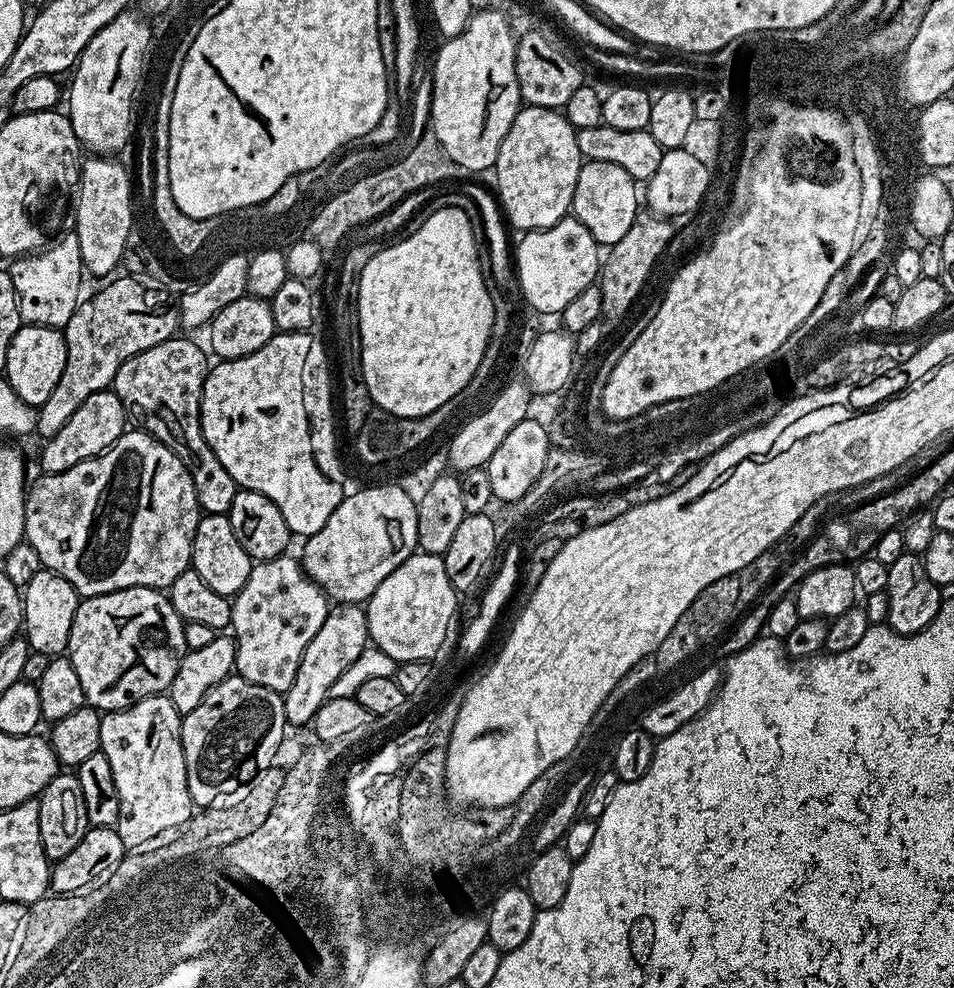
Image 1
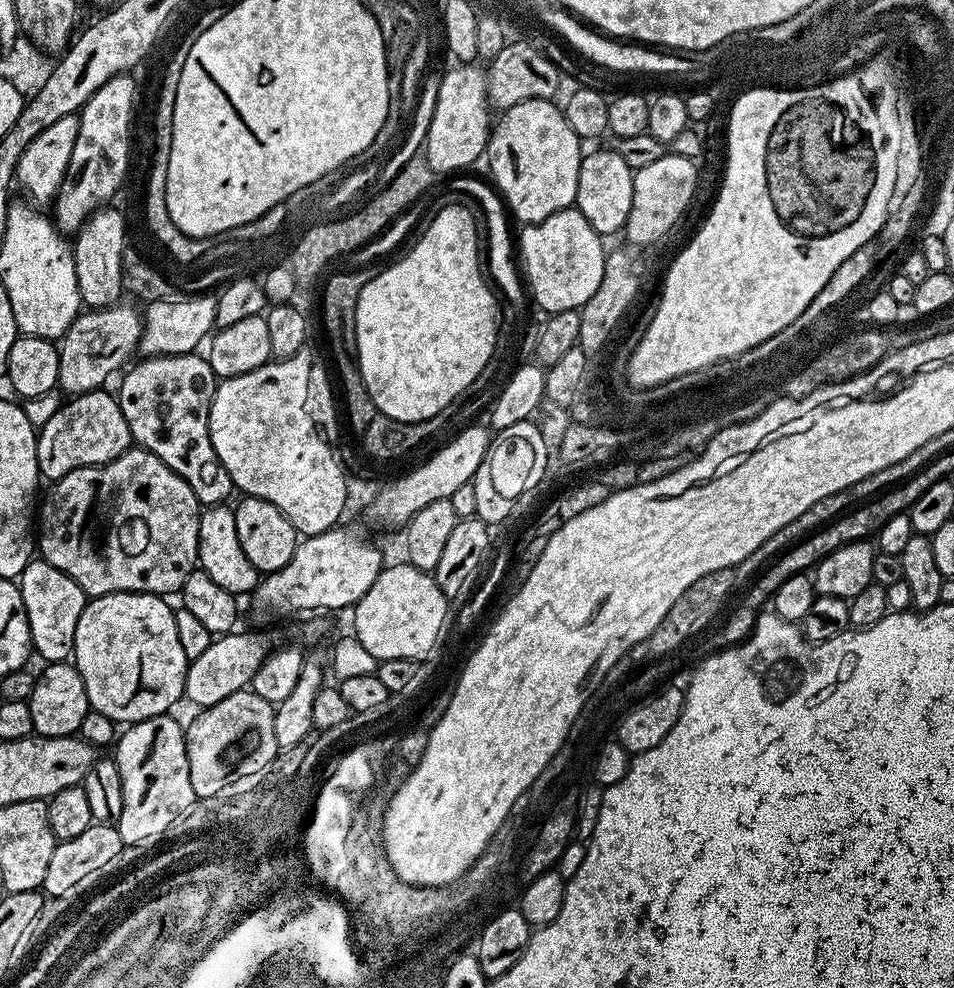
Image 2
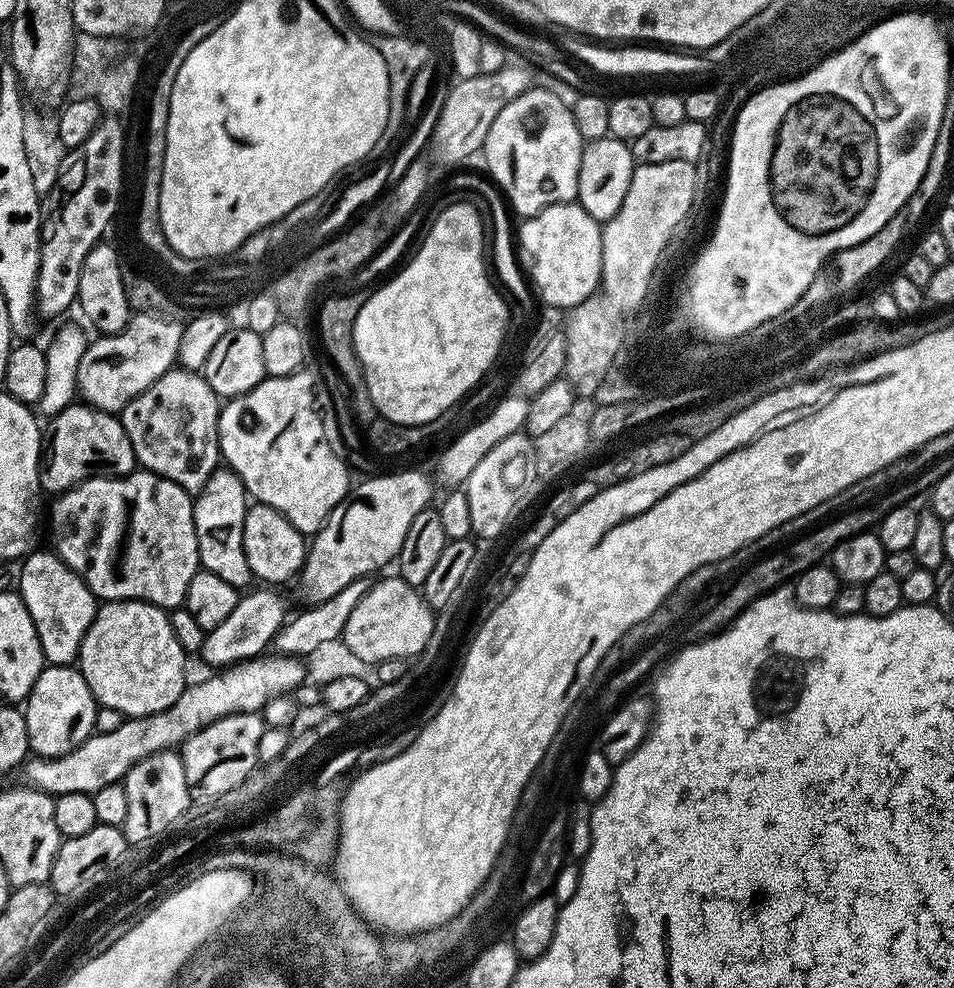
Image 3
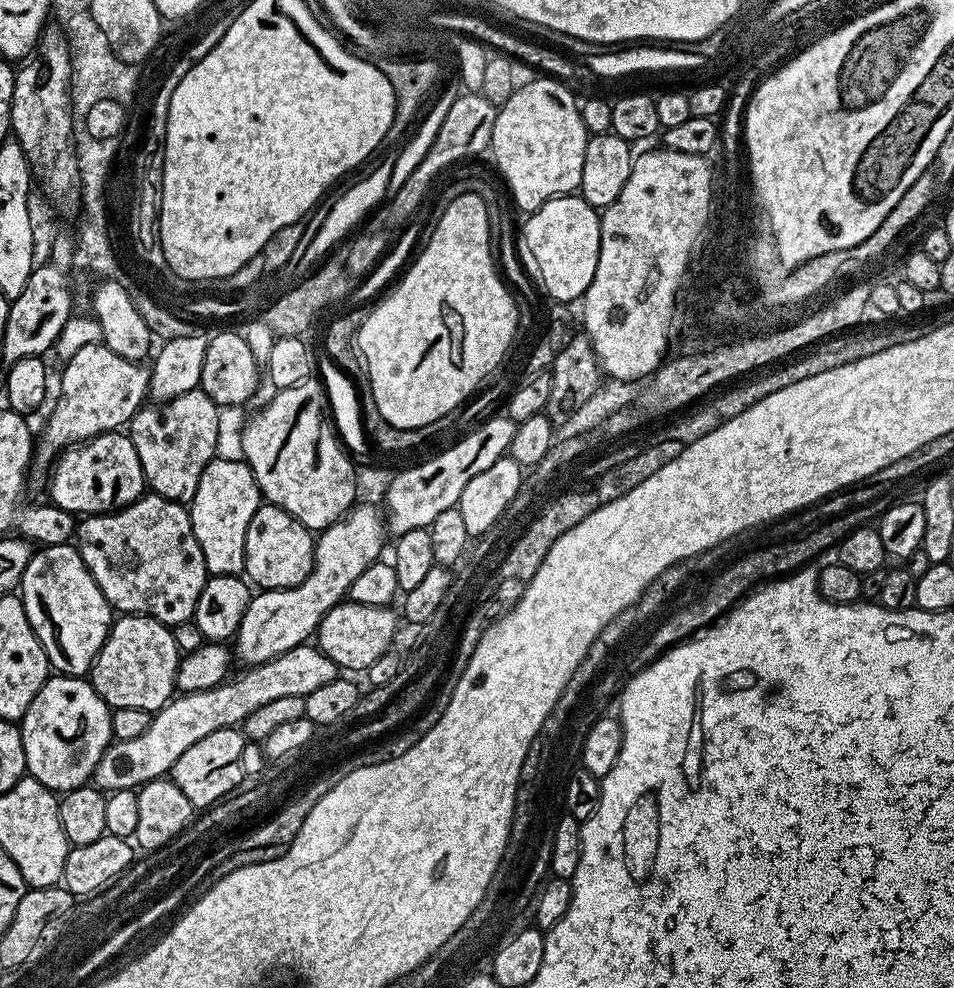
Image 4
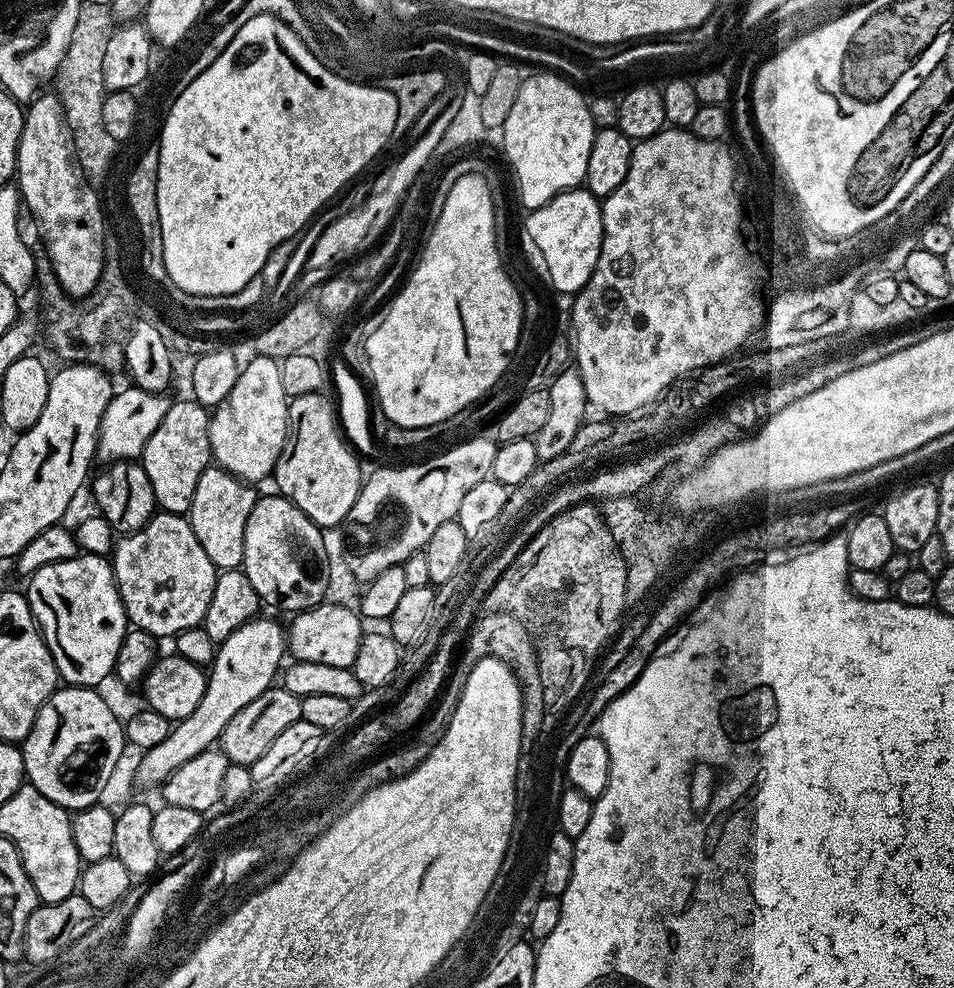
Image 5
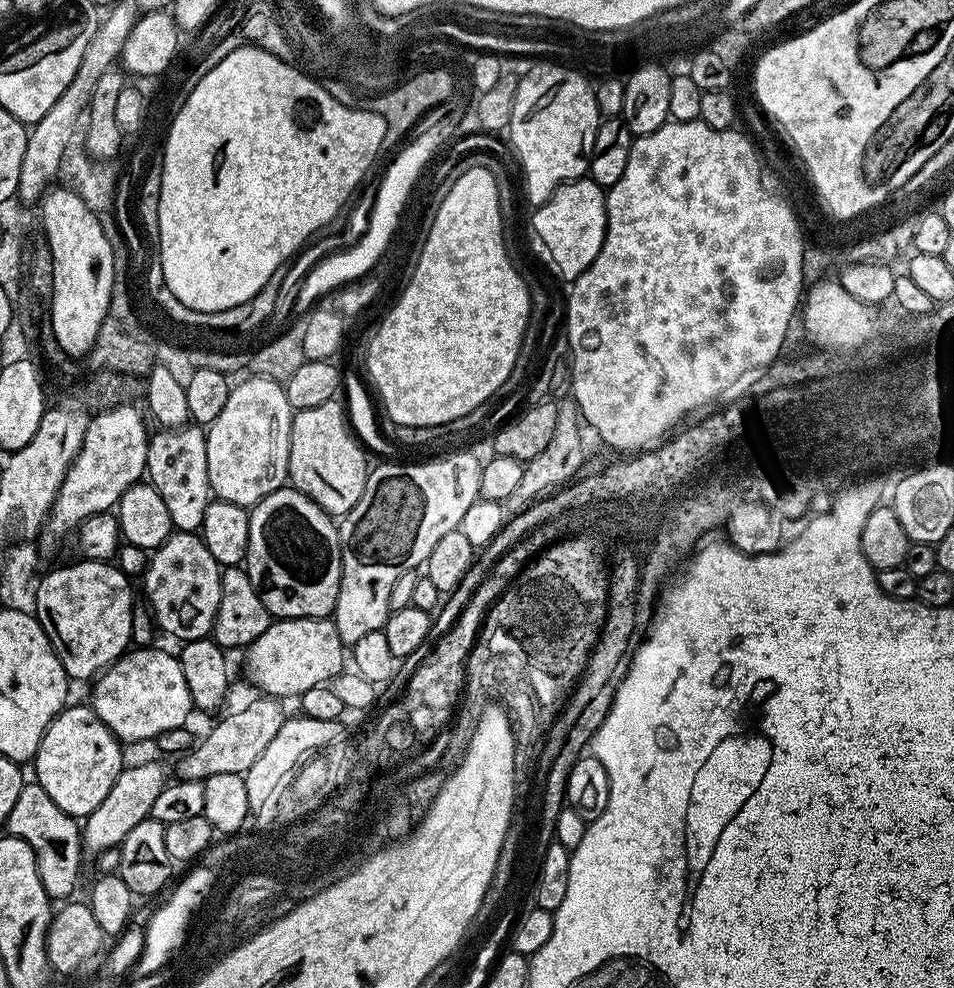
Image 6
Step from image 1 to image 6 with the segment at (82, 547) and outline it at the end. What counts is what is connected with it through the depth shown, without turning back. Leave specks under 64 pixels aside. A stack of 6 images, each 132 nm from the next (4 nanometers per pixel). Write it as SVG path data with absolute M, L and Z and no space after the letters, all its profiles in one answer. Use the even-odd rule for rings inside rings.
M173 531L163 546L151 553L142 575L144 596L155 627L173 636L176 642L211 637L220 601L221 571L222 565L197 533Z

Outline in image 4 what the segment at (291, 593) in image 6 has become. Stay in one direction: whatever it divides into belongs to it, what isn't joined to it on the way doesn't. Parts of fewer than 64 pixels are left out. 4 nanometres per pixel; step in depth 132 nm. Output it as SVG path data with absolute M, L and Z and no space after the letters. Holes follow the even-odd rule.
M267 502L261 503L246 530L244 572L247 579L260 590L293 588L308 577L315 557L316 546L310 529L286 510Z

